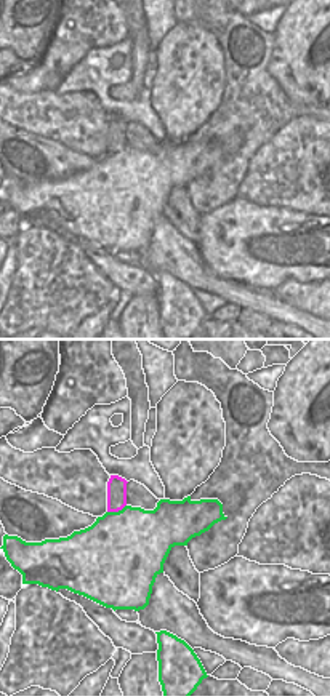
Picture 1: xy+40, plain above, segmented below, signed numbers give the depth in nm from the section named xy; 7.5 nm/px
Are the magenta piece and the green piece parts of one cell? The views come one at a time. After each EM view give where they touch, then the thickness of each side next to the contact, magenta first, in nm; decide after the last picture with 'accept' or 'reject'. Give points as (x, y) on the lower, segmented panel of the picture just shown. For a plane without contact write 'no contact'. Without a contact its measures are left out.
meets magenta at (116, 511); 140 nm thick on the magenta side, 480 nm on the other

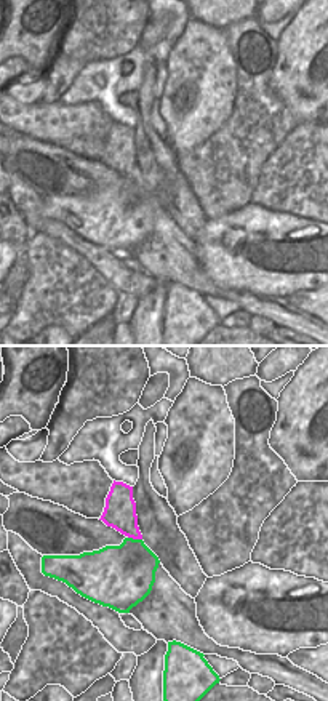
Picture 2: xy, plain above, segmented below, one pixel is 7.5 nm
meets magenta at (135, 538); 240 nm thick on the magenta side, 400 nm on the other

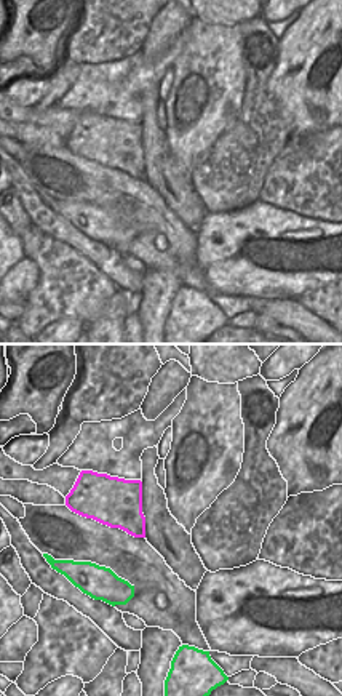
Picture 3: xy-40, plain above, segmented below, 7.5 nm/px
no contact

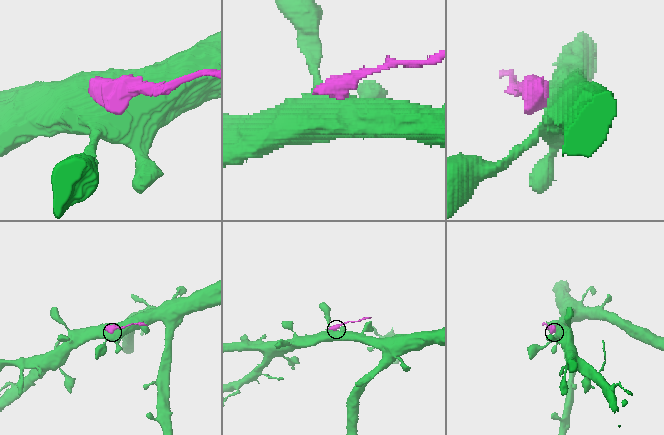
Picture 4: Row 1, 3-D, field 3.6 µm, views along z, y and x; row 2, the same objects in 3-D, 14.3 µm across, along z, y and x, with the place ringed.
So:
reject

